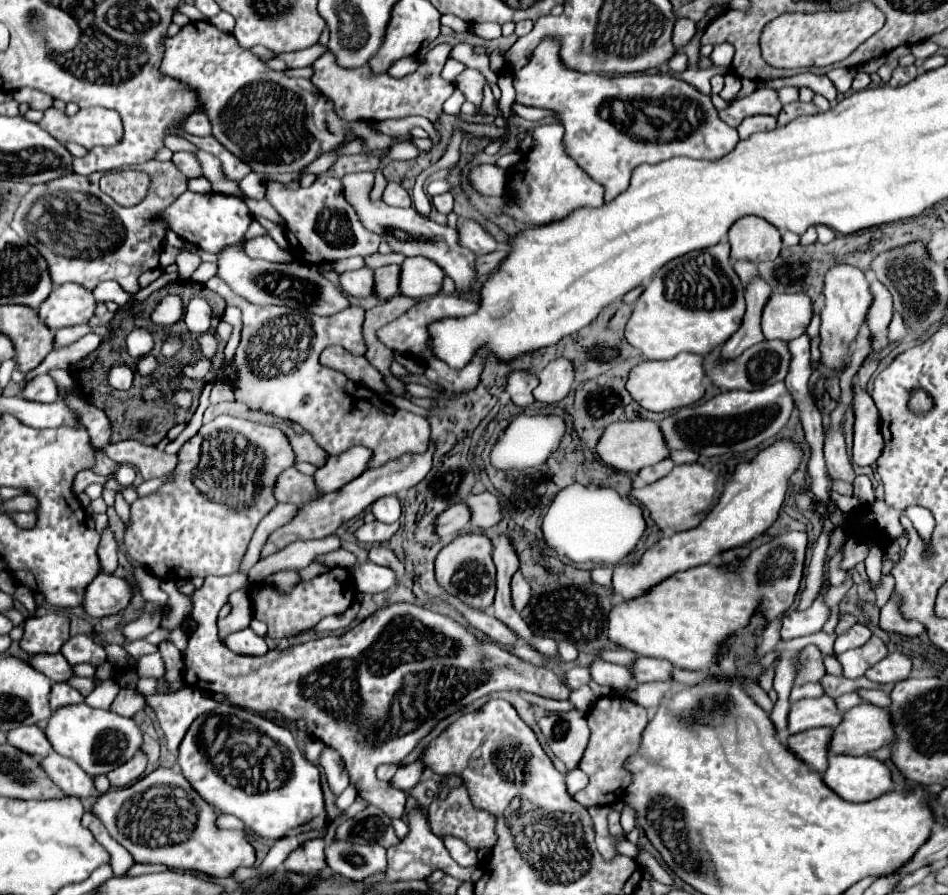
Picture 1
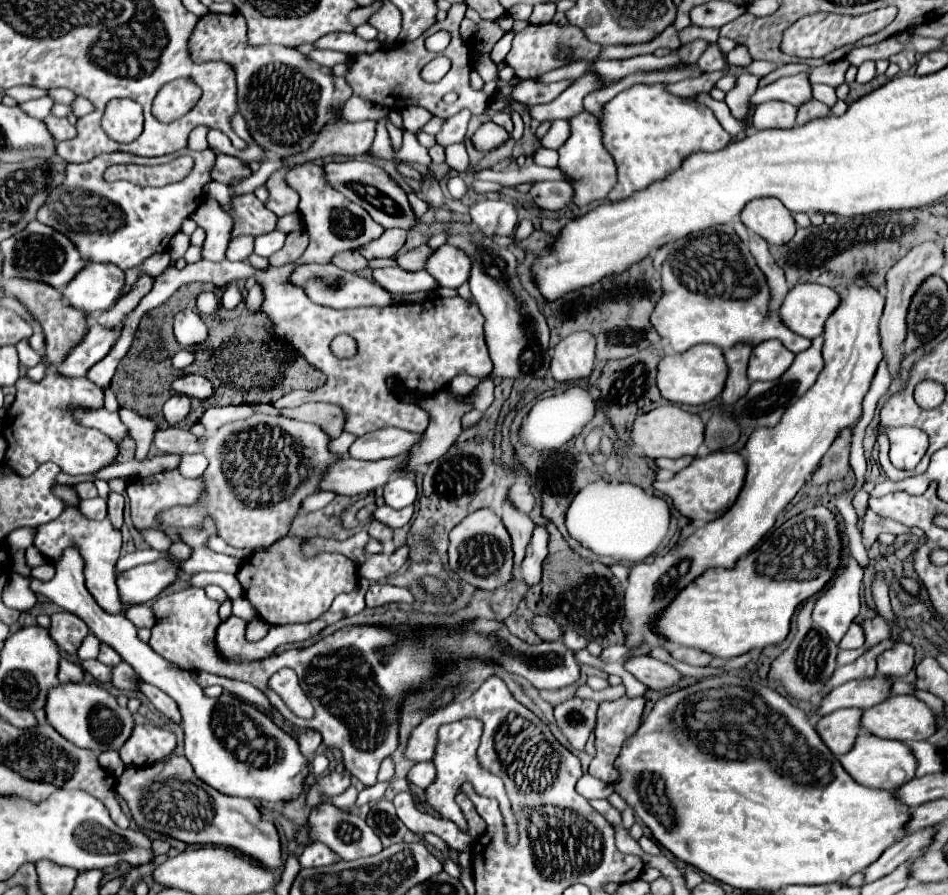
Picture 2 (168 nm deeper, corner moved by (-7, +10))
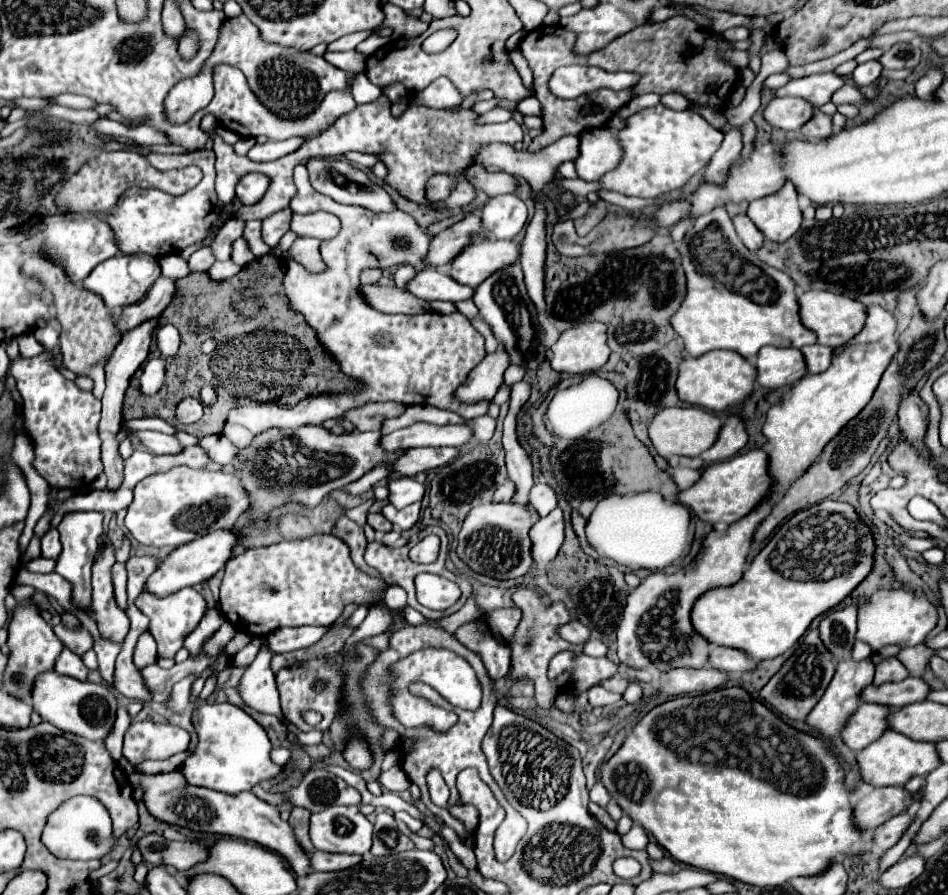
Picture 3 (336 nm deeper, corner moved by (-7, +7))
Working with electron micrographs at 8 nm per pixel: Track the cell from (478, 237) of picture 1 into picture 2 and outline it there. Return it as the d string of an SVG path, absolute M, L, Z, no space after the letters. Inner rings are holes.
M485 199L475 203L471 209L471 221L487 235L505 235L509 237L517 227L517 211L513 203Z

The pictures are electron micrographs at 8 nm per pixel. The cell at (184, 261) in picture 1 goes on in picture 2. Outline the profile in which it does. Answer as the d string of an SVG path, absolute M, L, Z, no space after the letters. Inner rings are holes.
M205 199L191 215L191 219L197 221L197 225L203 227L207 233L205 243L201 247L201 257L209 261L223 261L233 227L231 217L219 207L217 201Z

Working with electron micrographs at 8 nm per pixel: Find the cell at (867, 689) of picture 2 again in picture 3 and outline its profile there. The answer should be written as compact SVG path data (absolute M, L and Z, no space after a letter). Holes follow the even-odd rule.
M905 678L903 682L889 682L883 686L869 686L863 692L865 702L877 702L891 708L903 708L913 702L923 702L931 692L929 684L921 678Z

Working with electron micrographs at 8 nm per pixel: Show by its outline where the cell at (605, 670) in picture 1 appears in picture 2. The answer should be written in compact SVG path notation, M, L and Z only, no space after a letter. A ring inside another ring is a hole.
M639 655L639 657L629 657L625 659L623 667L633 675L637 677L641 683L645 683L647 687L651 689L665 689L665 687L671 687L677 683L679 679L679 673L675 667L659 661L659 659L653 659L649 655Z

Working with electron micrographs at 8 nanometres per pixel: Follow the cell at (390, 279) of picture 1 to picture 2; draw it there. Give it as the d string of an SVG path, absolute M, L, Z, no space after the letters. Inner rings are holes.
M421 245L419 249L411 249L407 253L397 255L397 265L405 271L417 271L419 267L425 265L425 259L429 253L431 253L431 249L427 245Z

